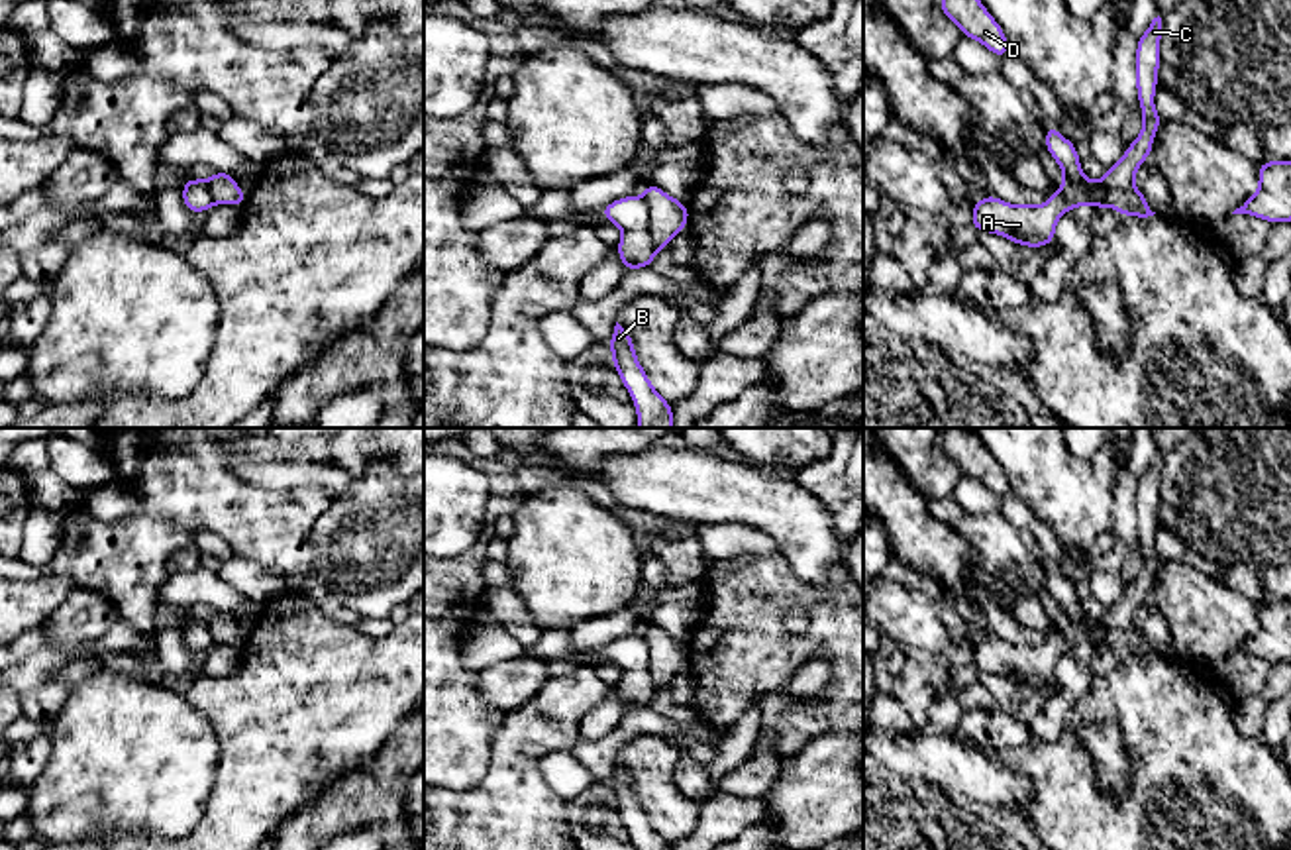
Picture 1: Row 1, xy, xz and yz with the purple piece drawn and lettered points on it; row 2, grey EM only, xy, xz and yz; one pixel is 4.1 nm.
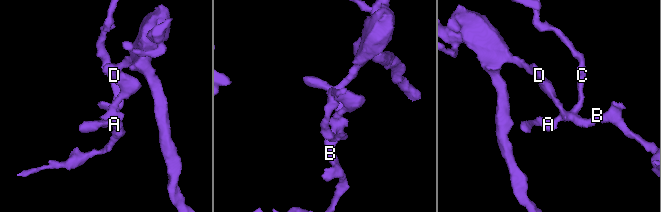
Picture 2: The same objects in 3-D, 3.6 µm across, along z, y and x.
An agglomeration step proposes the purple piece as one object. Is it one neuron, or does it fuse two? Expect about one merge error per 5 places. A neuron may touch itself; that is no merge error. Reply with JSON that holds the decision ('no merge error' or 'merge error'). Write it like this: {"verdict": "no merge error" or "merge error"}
{"verdict": "merge error"}

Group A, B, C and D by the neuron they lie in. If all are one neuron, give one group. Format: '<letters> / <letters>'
A C / B D

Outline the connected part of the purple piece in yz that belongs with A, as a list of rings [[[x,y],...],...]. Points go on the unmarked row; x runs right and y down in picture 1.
[[[1063,622],[1040,646],[1012,646],[993,634],[973,642],[971,665],[977,671],[1007,675],[1016,685],[1044,687],[1054,683],[1058,658],[1073,646],[1095,646],[1087,624]]]

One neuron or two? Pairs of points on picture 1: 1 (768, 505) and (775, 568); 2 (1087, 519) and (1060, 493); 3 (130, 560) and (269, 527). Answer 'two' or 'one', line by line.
1: two
2: one
3: one

